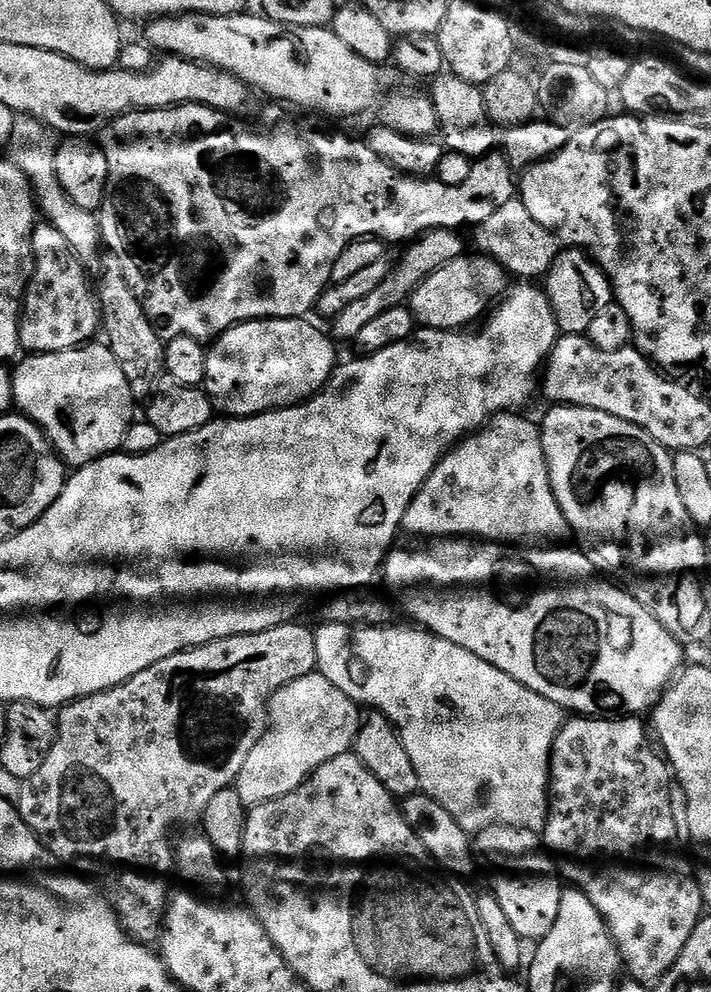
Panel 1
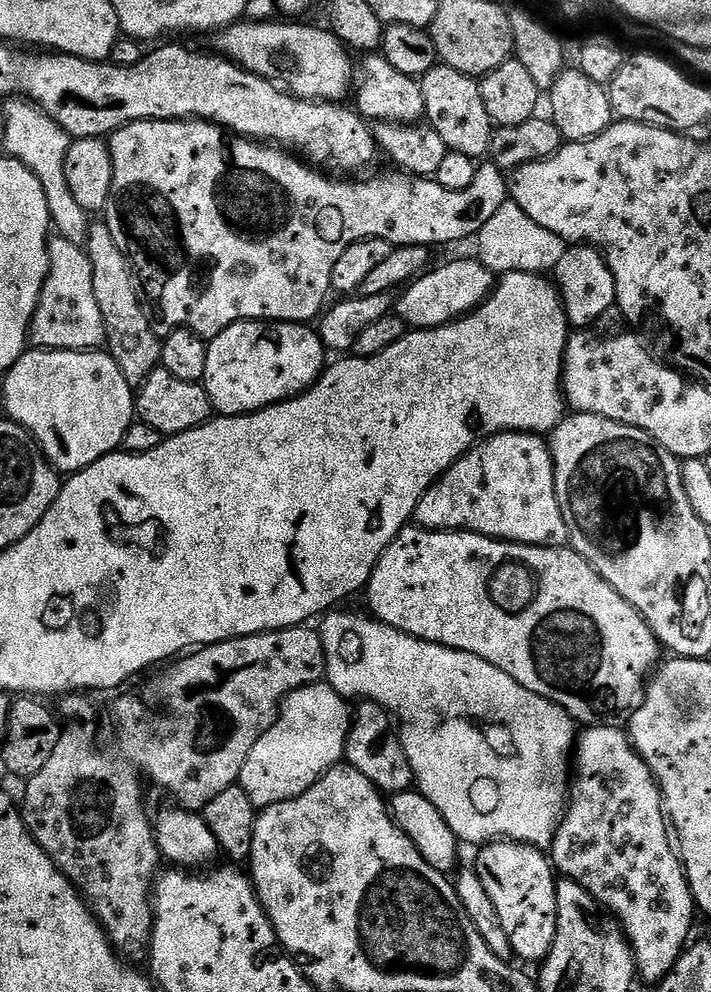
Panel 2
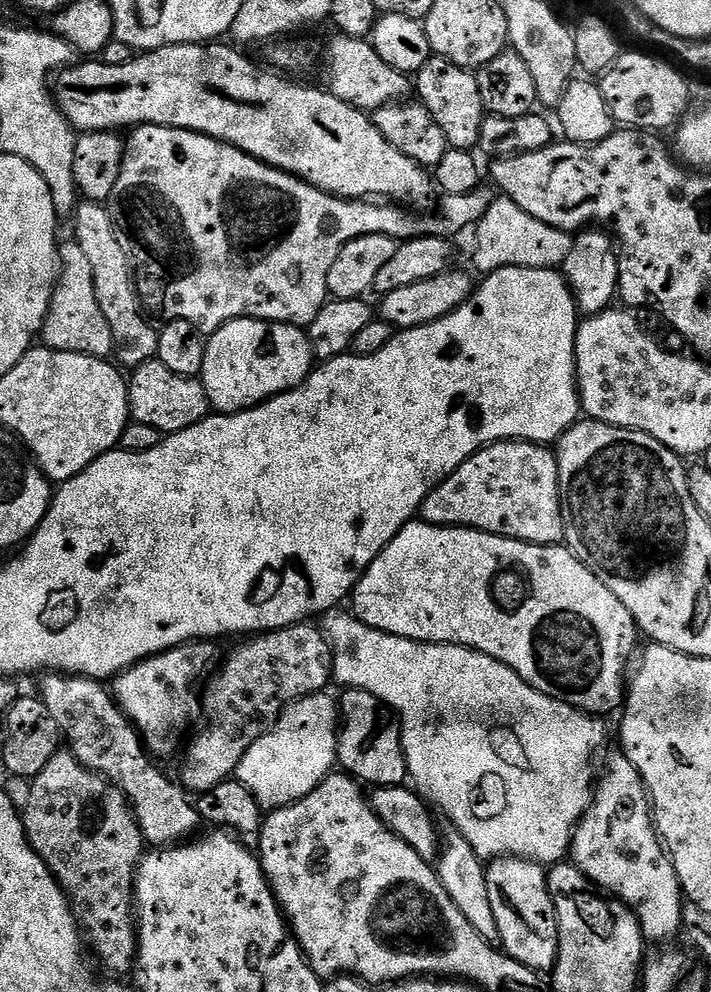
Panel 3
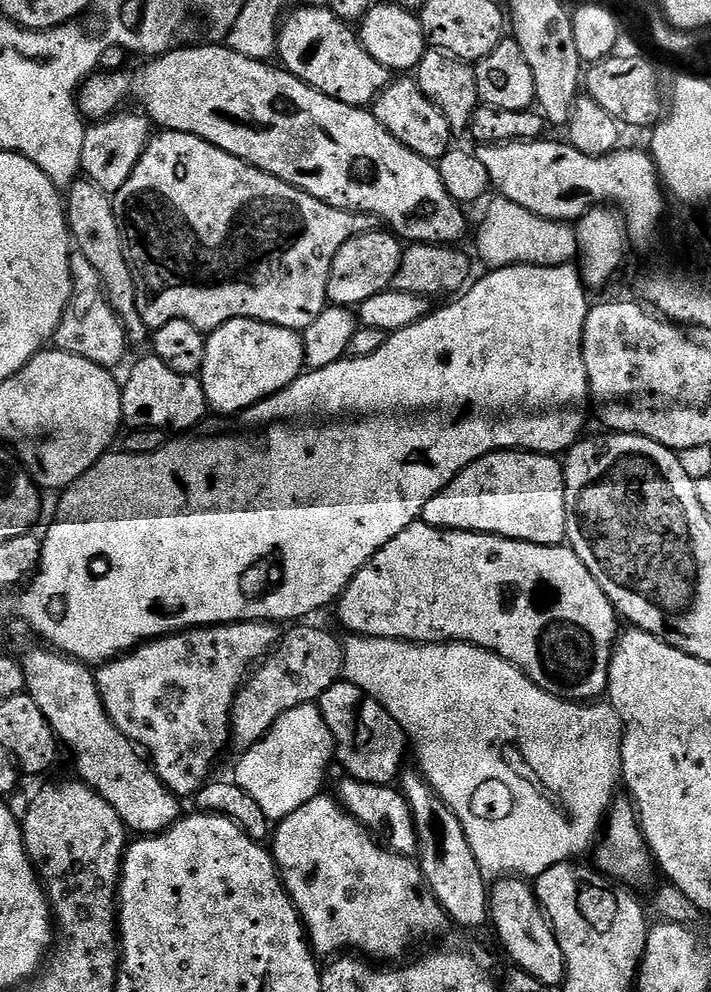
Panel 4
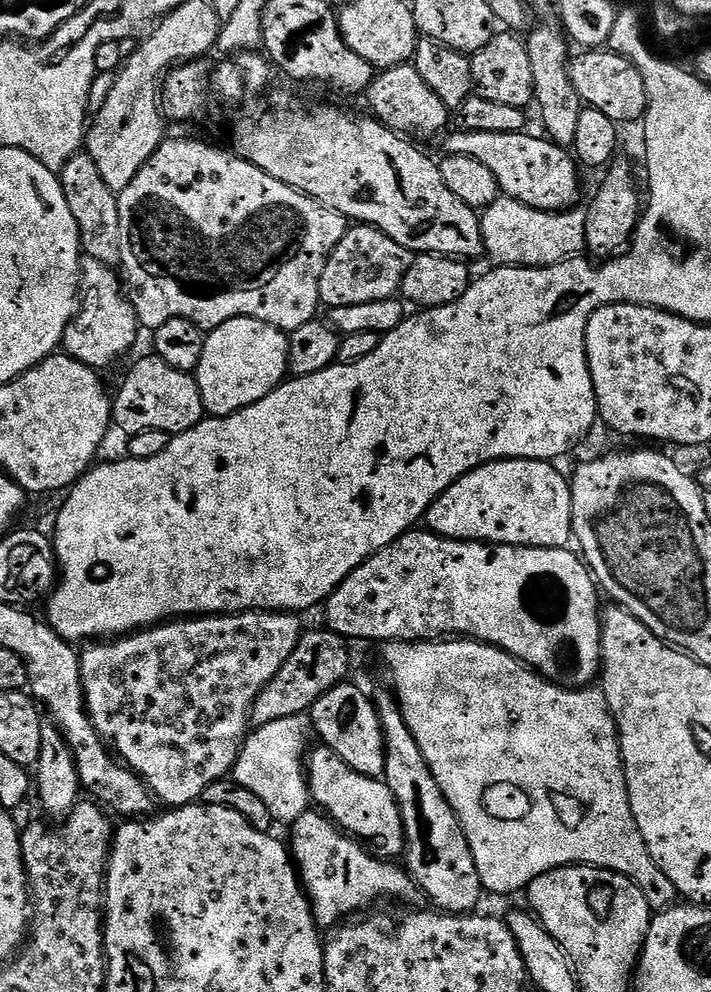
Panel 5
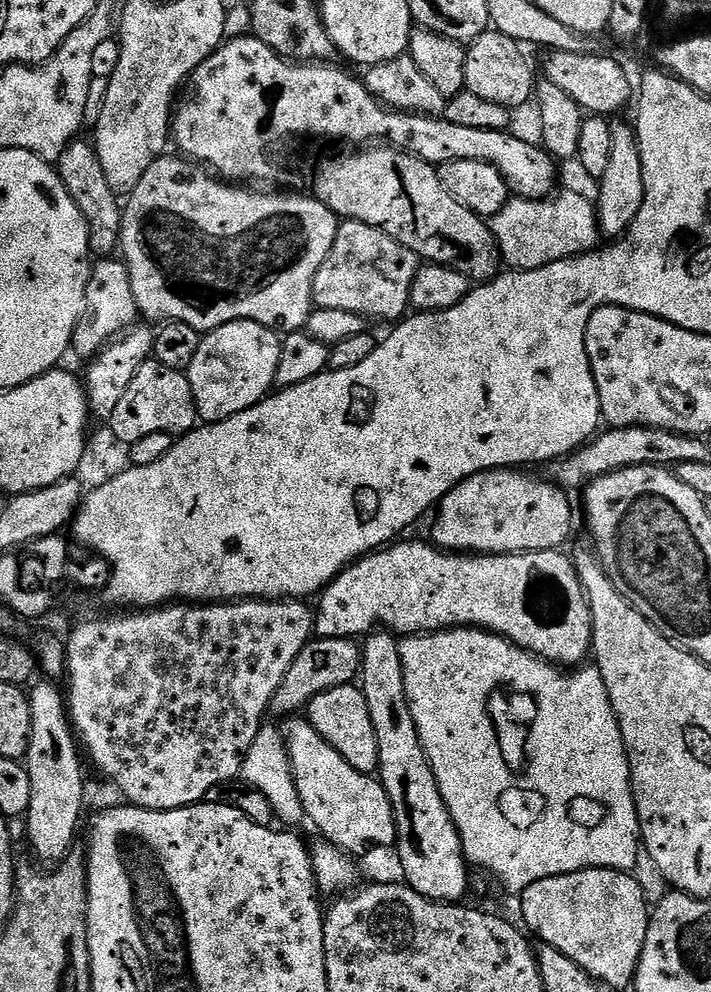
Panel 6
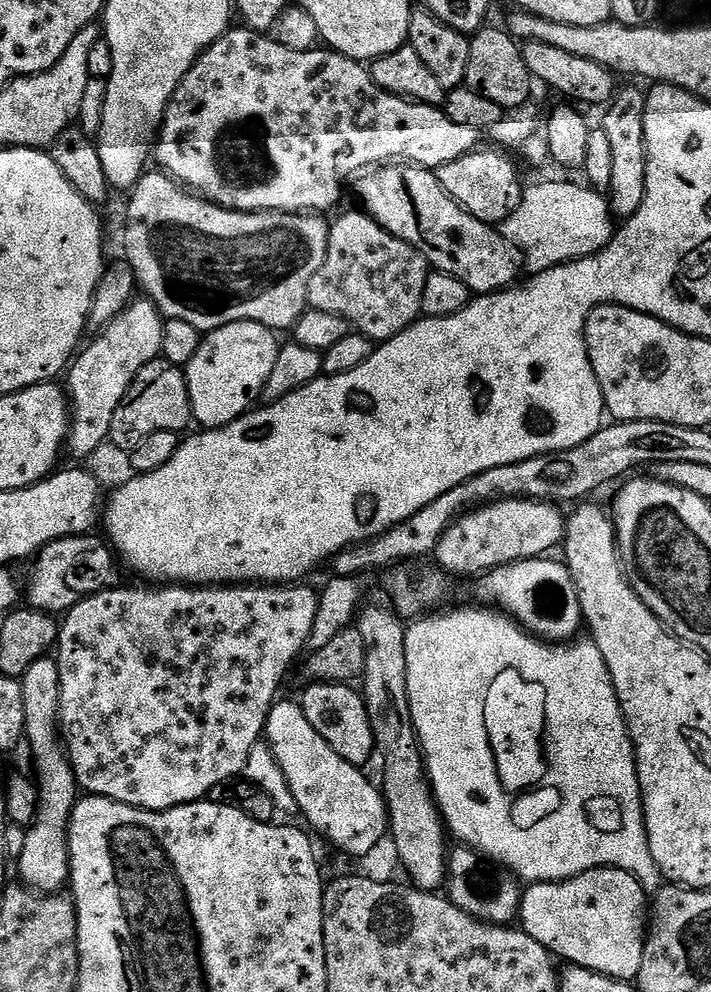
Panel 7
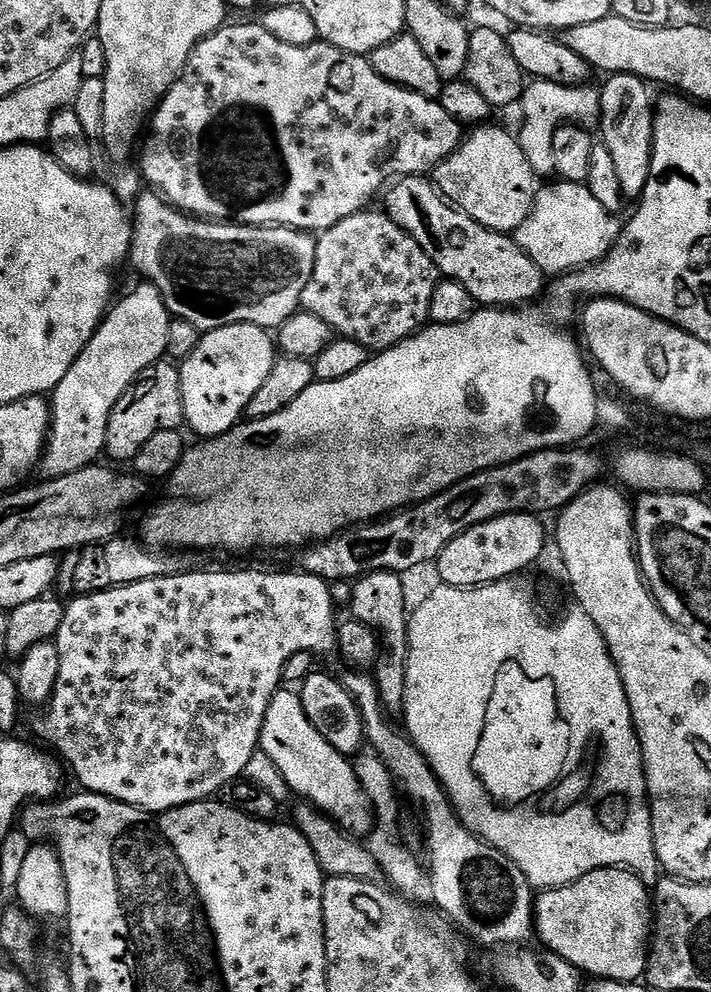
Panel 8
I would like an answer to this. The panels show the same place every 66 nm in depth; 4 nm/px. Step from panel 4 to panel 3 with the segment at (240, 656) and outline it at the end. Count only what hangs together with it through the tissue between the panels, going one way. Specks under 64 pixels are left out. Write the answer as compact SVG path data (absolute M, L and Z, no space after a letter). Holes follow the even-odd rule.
M193 640L180 644L177 648L141 660L111 681L113 700L132 721L132 727L139 732L141 741L153 757L174 755L180 748L180 739L189 735L192 715L198 712L198 696L192 691L200 679L203 681L211 677L217 667L222 652L216 646L211 640Z

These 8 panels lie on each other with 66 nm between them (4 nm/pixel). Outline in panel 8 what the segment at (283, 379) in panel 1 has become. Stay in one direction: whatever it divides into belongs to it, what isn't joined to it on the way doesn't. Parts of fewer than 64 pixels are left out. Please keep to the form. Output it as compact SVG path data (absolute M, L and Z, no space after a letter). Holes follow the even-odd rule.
M235 324L203 333L198 350L179 365L187 431L197 432L200 438L211 438L235 428L241 423L246 406L250 406L250 398L266 382L270 370L274 370L277 359L278 344L267 328Z

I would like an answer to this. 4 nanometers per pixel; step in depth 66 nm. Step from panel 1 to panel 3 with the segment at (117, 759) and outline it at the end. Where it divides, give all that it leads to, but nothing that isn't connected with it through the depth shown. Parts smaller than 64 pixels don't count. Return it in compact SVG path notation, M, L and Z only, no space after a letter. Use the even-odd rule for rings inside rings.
M305 622L303 624L291 624L289 628L278 628L274 632L265 632L257 635L249 644L240 644L232 653L223 657L222 663L213 671L210 679L207 681L208 689L205 690L204 696L202 692L202 716L208 719L208 725L197 734L196 737L191 737L192 745L188 748L188 761L184 764L184 780L182 784L189 793L199 794L202 792L209 792L214 790L214 786L218 786L222 781L229 779L235 773L236 768L242 762L242 758L246 754L246 750L250 750L250 746L254 746L254 742L259 738L261 732L267 732L269 728L275 724L277 718L283 714L285 708L289 704L294 703L296 700L300 700L303 696L315 696L323 693L324 688L333 679L332 675L332 645L327 636L324 635L323 631L319 627L311 628L311 623ZM58 750L54 758L46 762L44 769L31 777L30 802L26 802L22 809L22 819L32 849L39 854L42 862L46 862L52 877L68 895L72 913L91 951L100 955L106 971L131 973L138 943L138 925L134 915L136 869L146 855L146 845L136 825L132 805L124 797L123 790L106 777L91 772L71 751Z

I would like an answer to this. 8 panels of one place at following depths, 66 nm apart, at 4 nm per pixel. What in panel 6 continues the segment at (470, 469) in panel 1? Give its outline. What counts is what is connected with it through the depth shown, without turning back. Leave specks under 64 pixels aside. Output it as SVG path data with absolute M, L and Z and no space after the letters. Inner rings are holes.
M493 468L491 472L480 472L477 476L471 476L462 481L458 486L454 486L440 499L438 507L435 509L434 517L436 521L432 524L431 543L435 547L457 554L479 554L481 556L511 556L514 552L551 552L563 549L564 543L568 540L568 535L572 532L572 504L568 501L569 493L565 489L559 488L547 478L539 480L536 476L531 476L531 471L517 470L516 468Z

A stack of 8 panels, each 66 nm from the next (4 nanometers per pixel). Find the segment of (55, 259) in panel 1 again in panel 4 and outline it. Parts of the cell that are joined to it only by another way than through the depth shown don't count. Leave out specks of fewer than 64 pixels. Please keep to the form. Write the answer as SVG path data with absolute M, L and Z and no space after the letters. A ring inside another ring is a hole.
M73 251L70 258L70 274L72 297L56 327L55 347L66 354L78 354L78 358L86 358L103 368L115 369L115 364L122 363L130 349L130 341L116 311L110 306L102 278L98 278L98 270L94 270L94 266L90 266L78 251Z

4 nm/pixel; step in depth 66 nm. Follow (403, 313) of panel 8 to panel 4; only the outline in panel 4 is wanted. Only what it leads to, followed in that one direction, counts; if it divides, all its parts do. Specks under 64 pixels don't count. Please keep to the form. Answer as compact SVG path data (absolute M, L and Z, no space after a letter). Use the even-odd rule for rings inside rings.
M380 231L358 234L350 238L350 242L346 242L338 254L334 254L330 282L326 282L329 305L355 309L366 302L366 298L374 298L374 294L382 294L392 287L392 279L394 274L398 274L398 266L404 257L405 245L391 231Z

